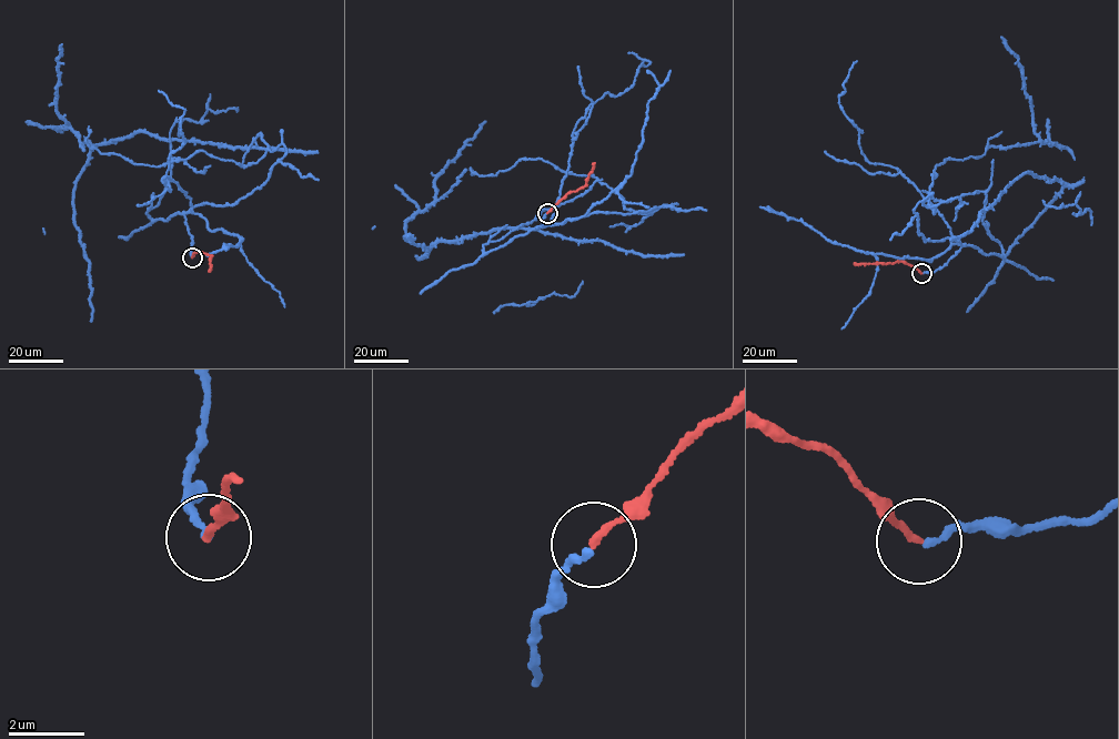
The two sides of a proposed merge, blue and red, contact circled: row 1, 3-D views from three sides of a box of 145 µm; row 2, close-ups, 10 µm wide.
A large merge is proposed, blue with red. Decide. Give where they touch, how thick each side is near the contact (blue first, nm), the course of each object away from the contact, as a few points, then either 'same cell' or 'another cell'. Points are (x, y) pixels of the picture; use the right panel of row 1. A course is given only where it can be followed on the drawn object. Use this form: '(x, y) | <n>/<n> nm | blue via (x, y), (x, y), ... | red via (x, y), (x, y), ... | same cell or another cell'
(921, 273) | 170/170 nm | blue via (921, 273), (961, 245), (917, 231), (919, 202), (935, 212), (937, 164), (1039, 139), (1000, 37) | red via (921, 273), (901, 261), (854, 263) | same cell

